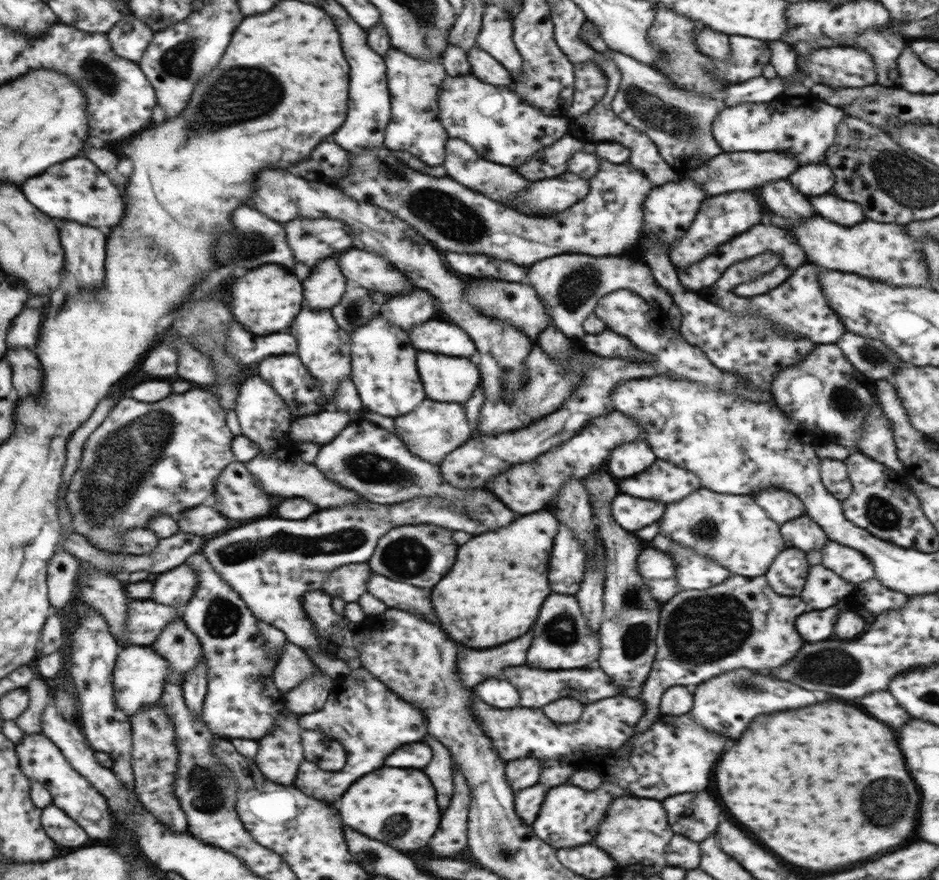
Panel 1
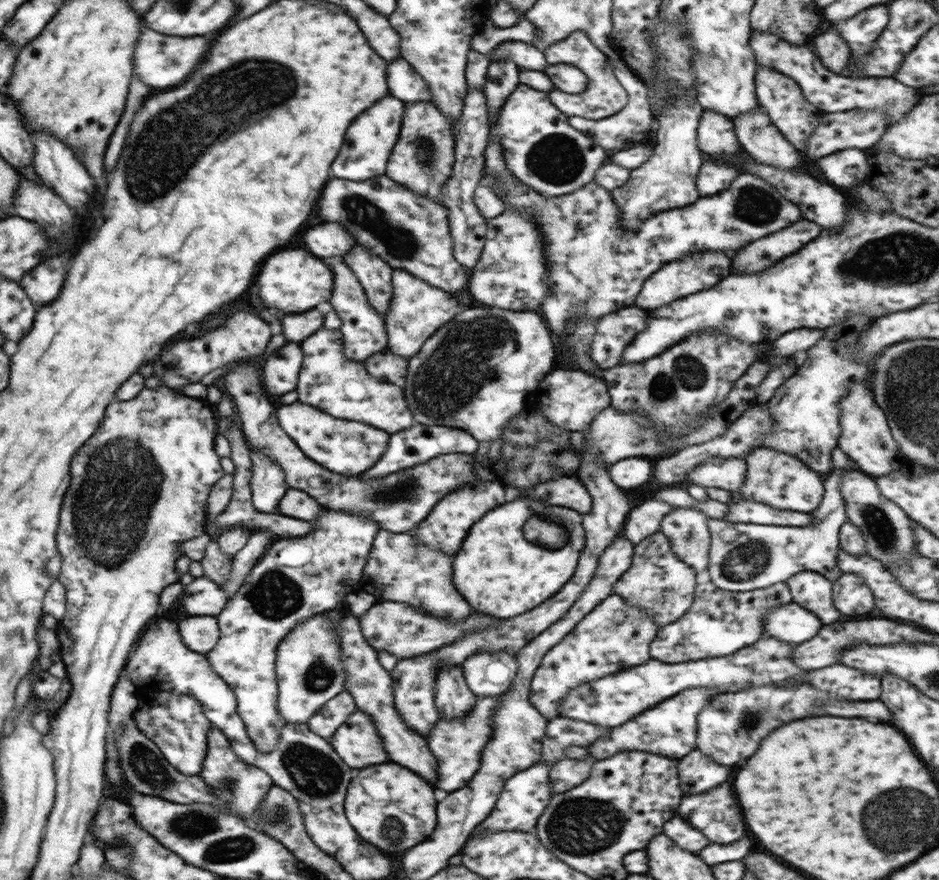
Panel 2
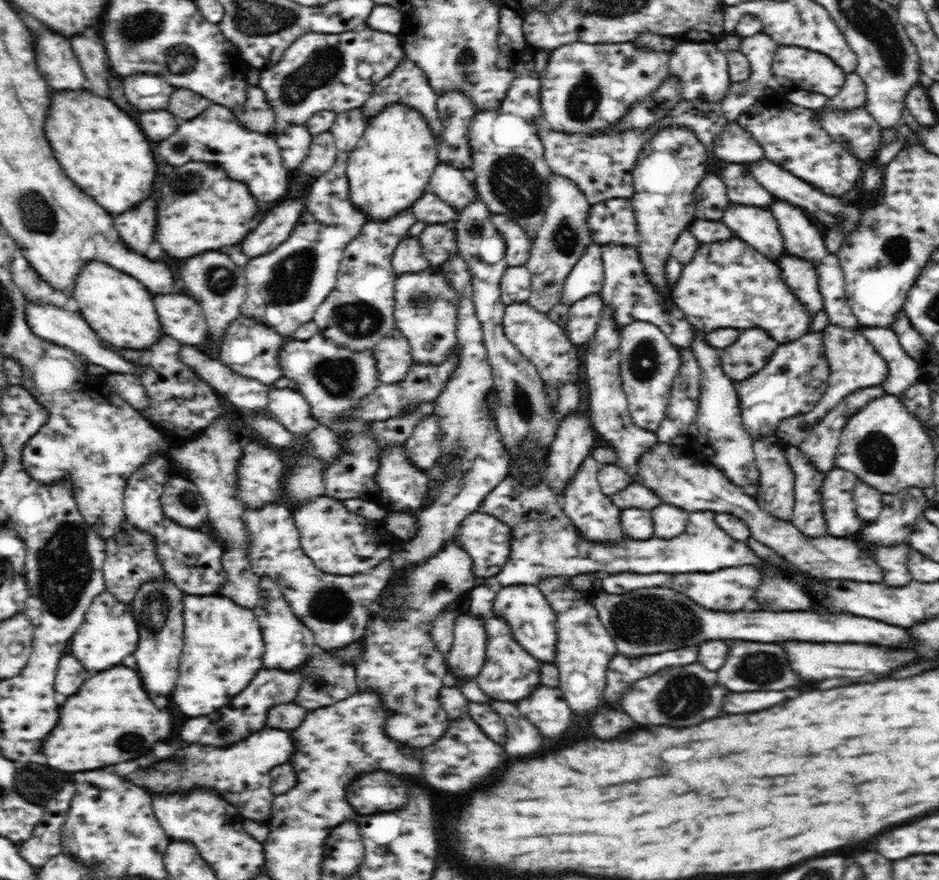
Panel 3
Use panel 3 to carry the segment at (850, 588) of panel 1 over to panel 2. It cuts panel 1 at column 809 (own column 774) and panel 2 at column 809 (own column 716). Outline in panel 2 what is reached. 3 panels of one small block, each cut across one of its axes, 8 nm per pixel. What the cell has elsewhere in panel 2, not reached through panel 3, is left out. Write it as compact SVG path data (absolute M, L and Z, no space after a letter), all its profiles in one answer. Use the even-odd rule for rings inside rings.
M852 461L847 469L833 468L824 476L825 495L818 508L812 512L812 522L808 526L774 526L758 523L732 523L724 519L711 519L708 522L711 536L709 548L709 563L707 570L711 581L722 590L730 592L746 592L756 589L765 589L777 582L786 582L793 574L800 571L814 571L824 575L832 582L838 580L843 572L838 568L837 556L839 553L839 530L848 522L845 510L845 502L841 495L841 476L848 471L856 470L856 464Z

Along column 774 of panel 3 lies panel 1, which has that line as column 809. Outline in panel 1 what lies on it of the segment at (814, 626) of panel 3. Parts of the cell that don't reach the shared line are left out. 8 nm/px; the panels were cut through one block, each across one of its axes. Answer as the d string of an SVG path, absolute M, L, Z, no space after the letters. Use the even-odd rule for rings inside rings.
M846 599L840 600L836 606L824 610L806 611L796 619L795 627L803 640L808 643L824 641L834 632L834 624L838 614L847 610Z

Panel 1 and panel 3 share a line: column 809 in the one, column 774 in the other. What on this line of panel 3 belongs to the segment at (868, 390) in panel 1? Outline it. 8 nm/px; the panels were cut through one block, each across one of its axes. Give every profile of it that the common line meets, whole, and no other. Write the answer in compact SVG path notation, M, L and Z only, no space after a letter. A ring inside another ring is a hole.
M812 331L797 338L794 342L779 345L776 352L772 354L772 358L766 363L765 368L762 368L751 378L735 383L738 399L740 399L740 415L742 415L742 421L744 421L742 427L752 435L754 442L763 435L776 433L778 423L783 421L784 418L806 414L816 406L816 403L828 388L829 377L830 368L828 359L824 354L822 331Z

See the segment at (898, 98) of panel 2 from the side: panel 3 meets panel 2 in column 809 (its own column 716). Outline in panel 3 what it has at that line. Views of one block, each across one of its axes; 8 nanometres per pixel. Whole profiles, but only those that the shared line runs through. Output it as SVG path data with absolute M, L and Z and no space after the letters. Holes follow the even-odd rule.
M678 41L670 53L669 74L678 76L679 95L686 100L714 101L722 103L723 96L731 83L727 58L718 50L715 42L699 43L694 41Z

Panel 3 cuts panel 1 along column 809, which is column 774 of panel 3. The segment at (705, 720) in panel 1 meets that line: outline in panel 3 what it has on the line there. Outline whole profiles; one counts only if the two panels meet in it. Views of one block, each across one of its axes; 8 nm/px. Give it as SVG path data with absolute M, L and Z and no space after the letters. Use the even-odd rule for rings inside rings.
M748 692L748 694L728 694L724 698L724 710L730 714L746 714L746 712L760 712L770 706L776 706L786 700L786 692Z

